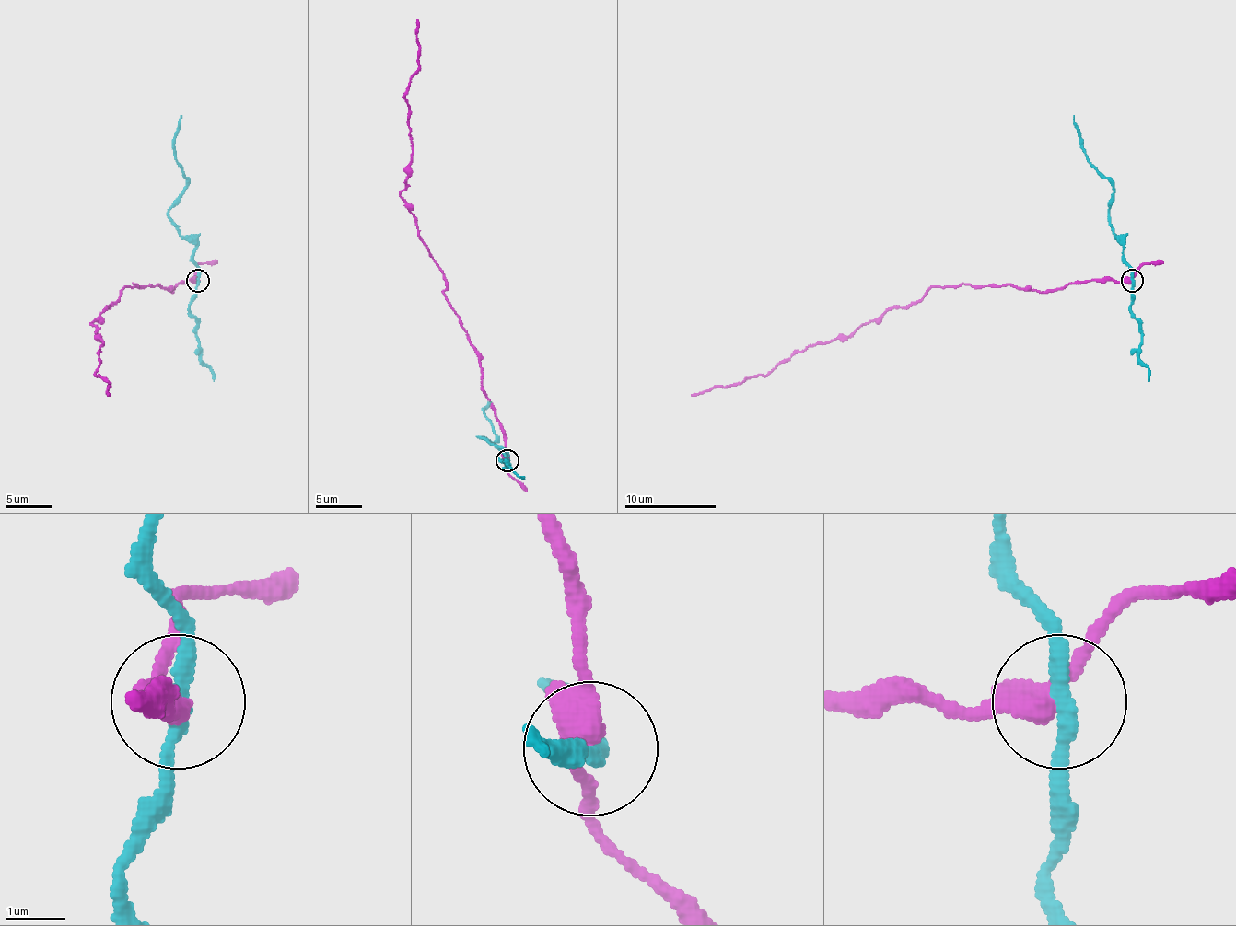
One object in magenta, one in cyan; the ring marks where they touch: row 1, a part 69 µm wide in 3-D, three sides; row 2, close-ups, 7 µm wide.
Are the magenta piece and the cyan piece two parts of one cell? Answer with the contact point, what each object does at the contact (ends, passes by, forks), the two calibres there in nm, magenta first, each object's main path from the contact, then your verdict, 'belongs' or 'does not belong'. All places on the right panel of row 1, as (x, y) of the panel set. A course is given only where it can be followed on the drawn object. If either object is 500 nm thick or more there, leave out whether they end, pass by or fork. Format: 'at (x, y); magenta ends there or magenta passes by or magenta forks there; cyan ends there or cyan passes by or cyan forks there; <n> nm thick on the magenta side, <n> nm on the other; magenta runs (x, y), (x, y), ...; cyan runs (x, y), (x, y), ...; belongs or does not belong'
at (1132, 280); magenta passes by; cyan passes by; 400 nm thick on the magenta side, 240 nm on the other; magenta runs (1133, 280), (1025, 291), (936, 286), (846, 337), (810, 343), (766, 374), (691, 396); cyan runs (1133, 280), (1133, 268), (1125, 261), (1110, 215), (1112, 183), (1089, 160), (1073, 115); does not belong

